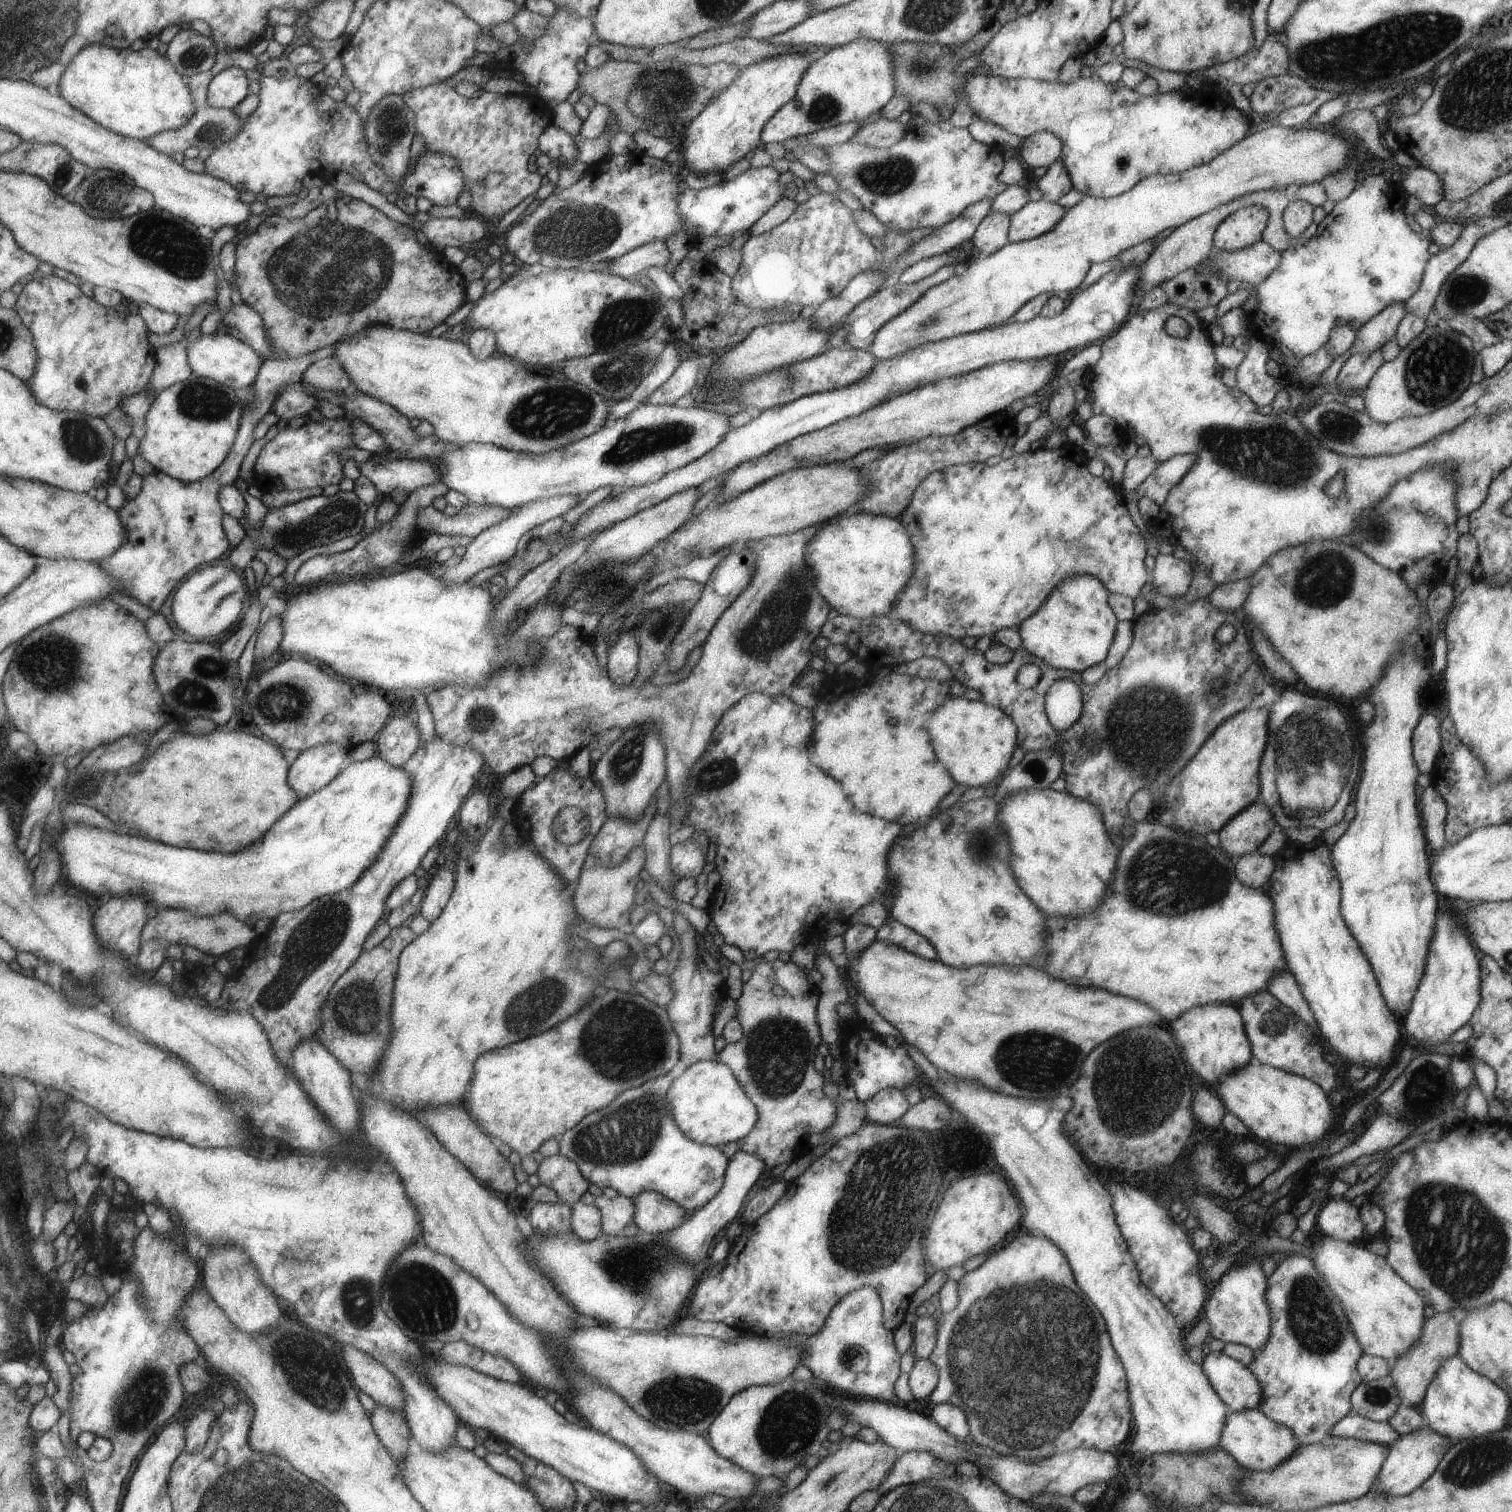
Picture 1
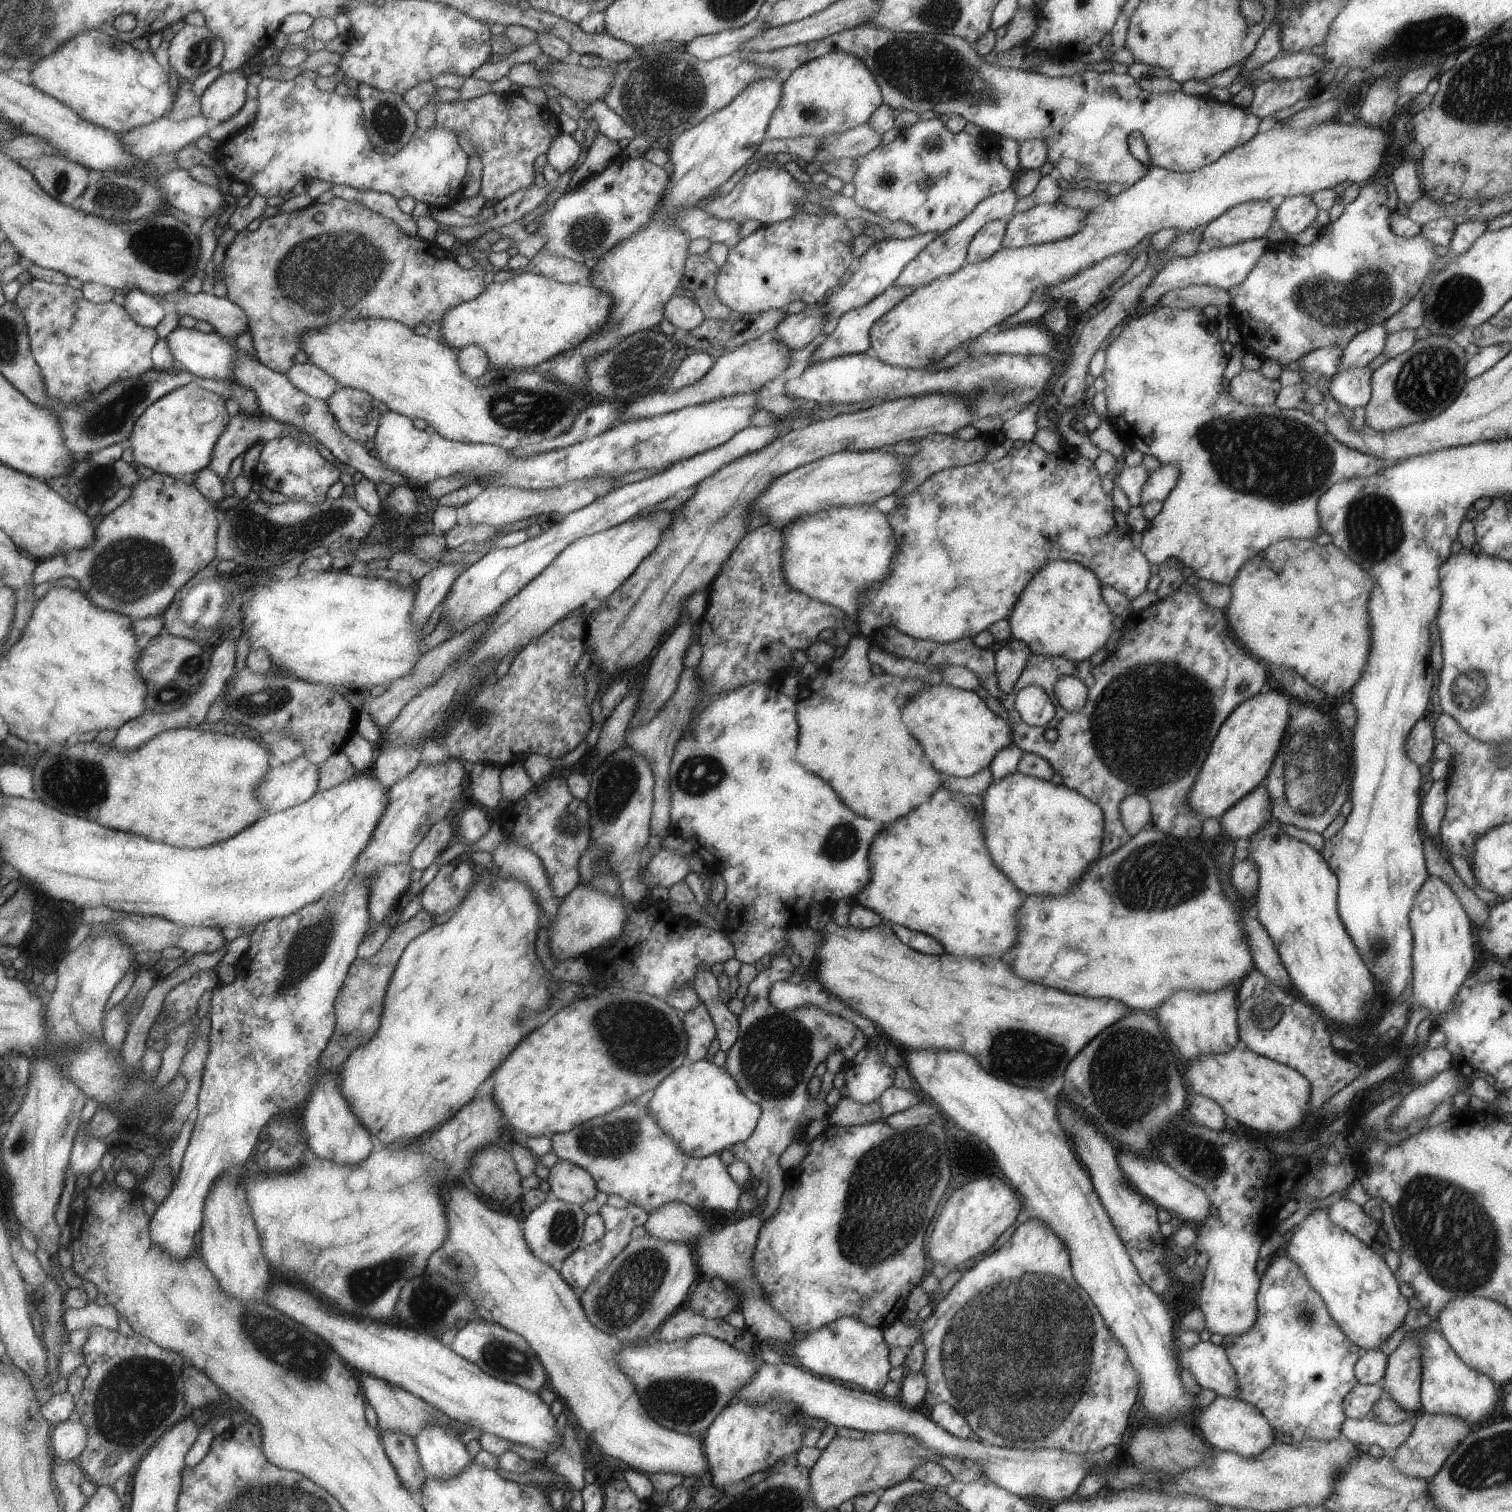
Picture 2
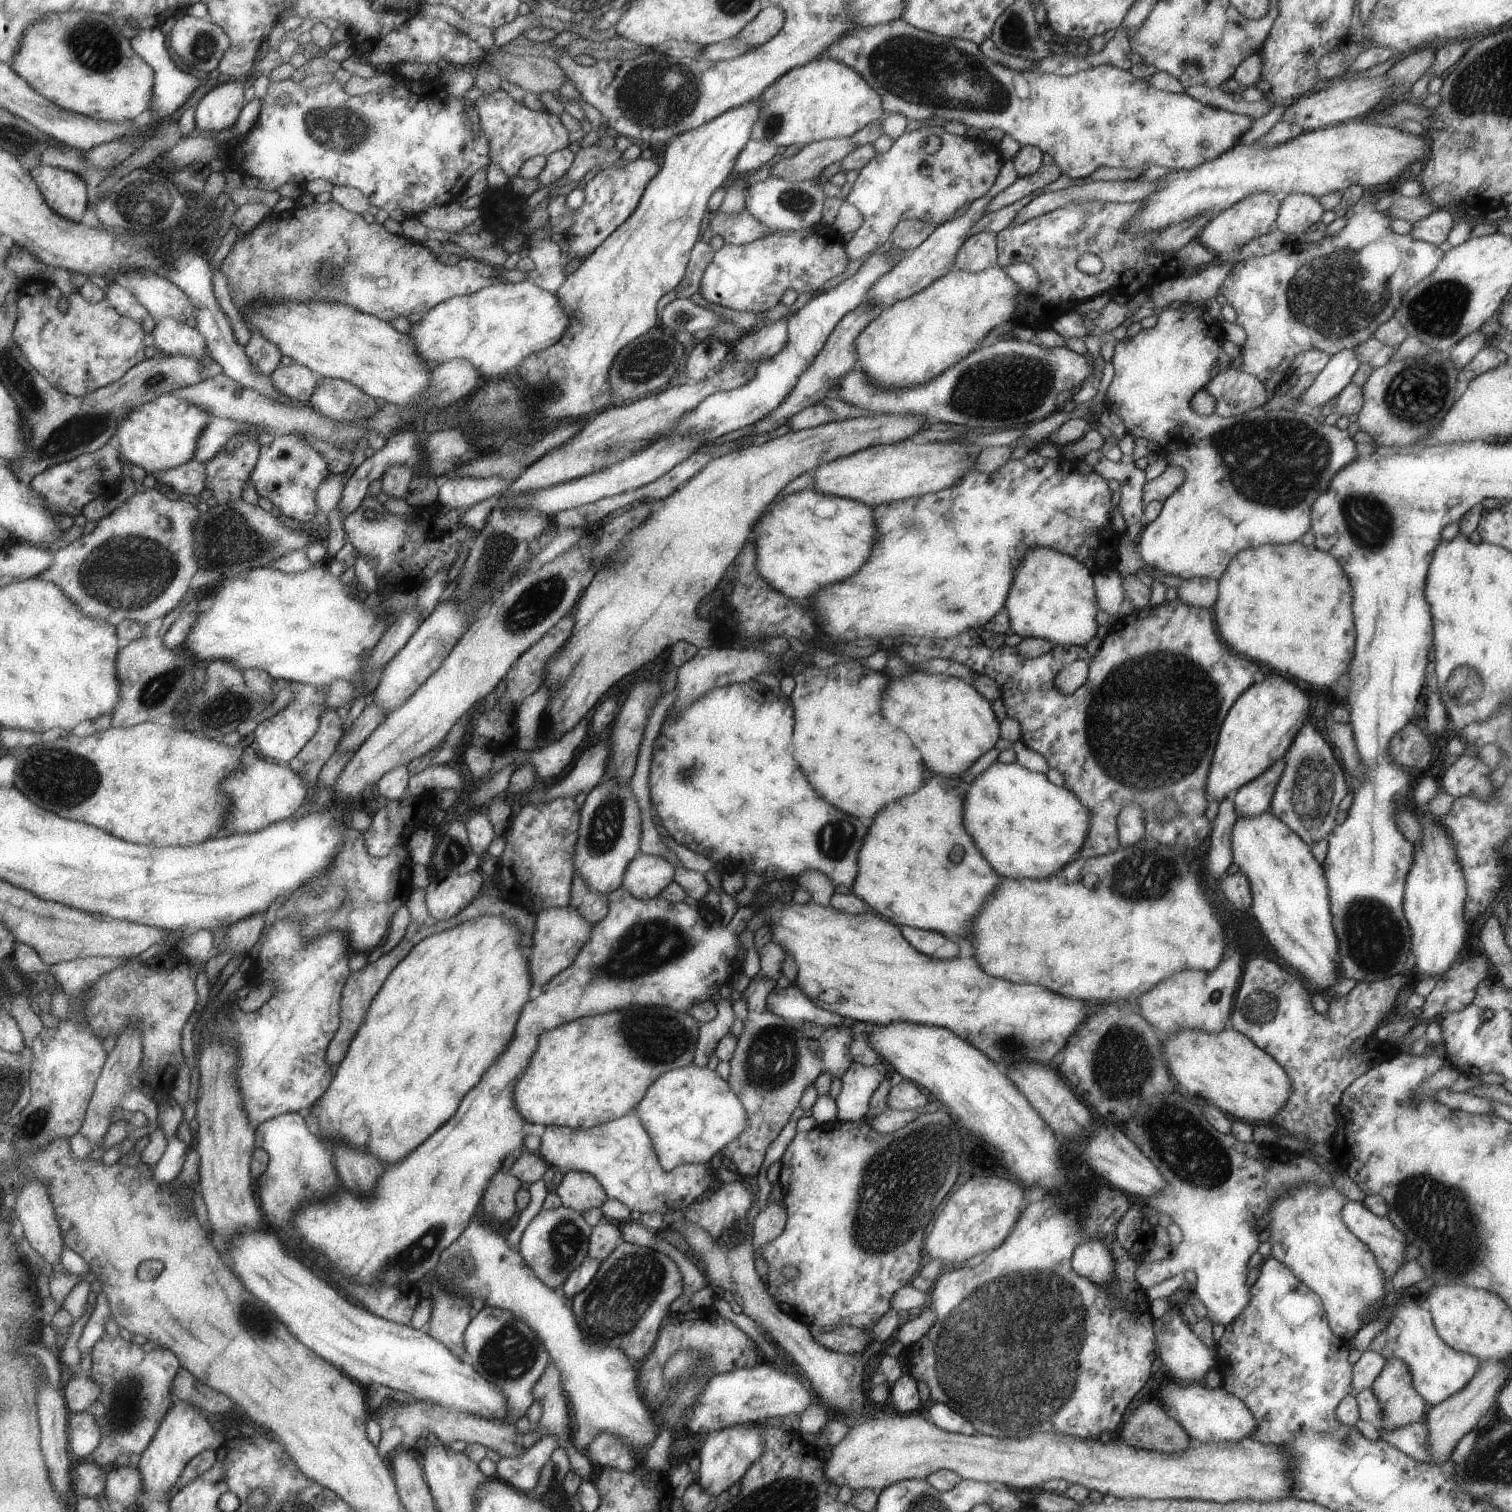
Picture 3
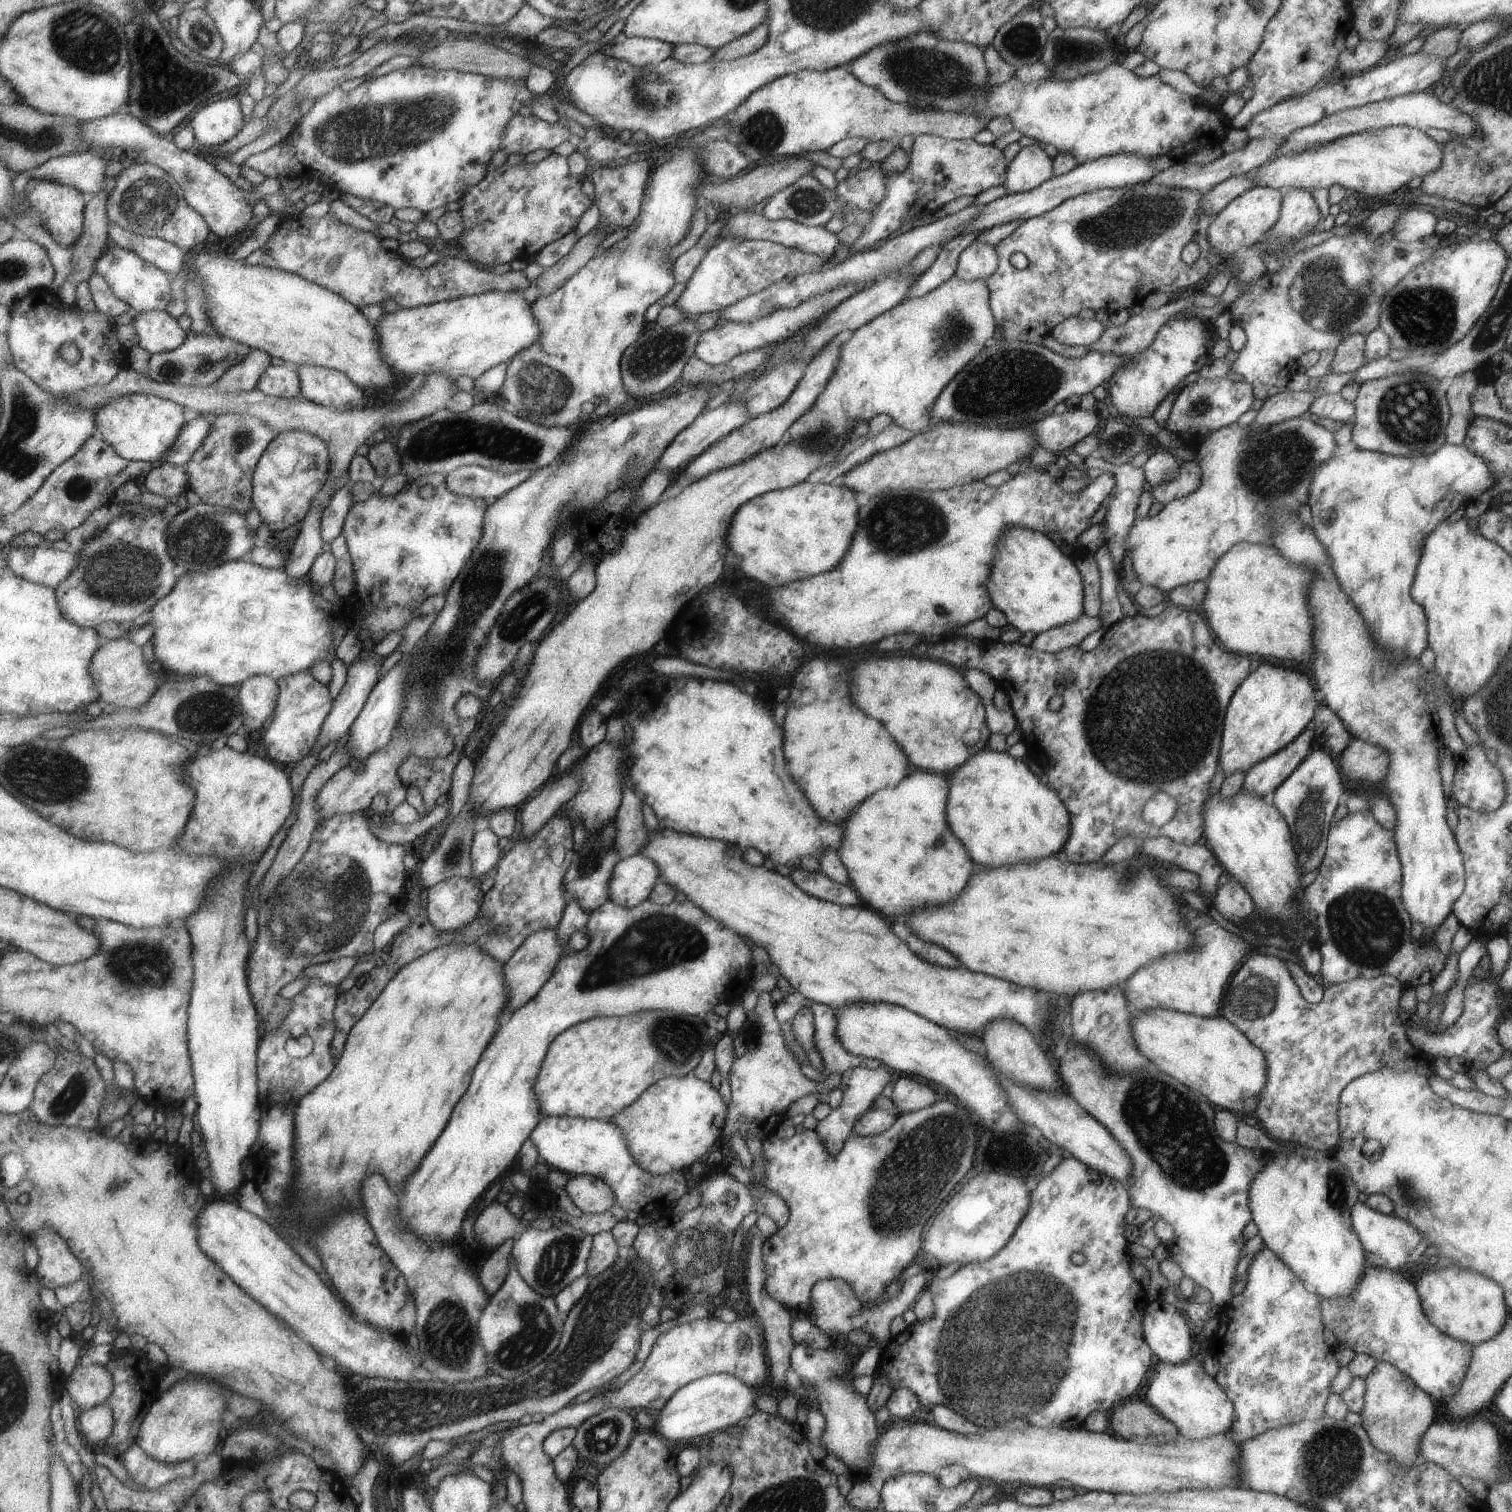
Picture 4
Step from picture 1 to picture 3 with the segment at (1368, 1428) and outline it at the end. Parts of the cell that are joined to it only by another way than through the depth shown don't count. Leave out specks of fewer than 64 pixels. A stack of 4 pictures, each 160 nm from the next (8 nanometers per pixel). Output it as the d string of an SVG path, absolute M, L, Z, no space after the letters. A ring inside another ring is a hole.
M1424 1422L1409 1423L1389 1431L1381 1428L1378 1434L1379 1438L1413 1460L1424 1463L1432 1462L1432 1452L1428 1449L1428 1430Z

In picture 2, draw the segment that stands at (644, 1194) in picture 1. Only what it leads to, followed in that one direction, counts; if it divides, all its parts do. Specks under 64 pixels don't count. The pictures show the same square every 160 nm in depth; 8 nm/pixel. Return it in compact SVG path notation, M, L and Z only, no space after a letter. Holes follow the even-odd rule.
M669 1201L649 1213L643 1226L651 1237L693 1247L697 1270L707 1280L717 1276L726 1286L734 1290L738 1297L738 1308L744 1318L744 1324L757 1340L767 1341L771 1338L782 1344L794 1345L800 1335L792 1330L790 1324L777 1311L774 1311L752 1270L753 1249L761 1223L762 1220L758 1214L746 1214L743 1219L737 1220L734 1224L727 1224L727 1226L722 1224L721 1230L713 1232L711 1226L707 1226L703 1213L685 1203Z

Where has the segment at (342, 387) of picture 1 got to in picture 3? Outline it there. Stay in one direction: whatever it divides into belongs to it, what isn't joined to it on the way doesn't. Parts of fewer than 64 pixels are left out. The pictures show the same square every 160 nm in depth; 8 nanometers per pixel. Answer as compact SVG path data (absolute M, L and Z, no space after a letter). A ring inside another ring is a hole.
M297 363L278 366L270 375L270 382L278 393L291 401L307 403L319 374Z

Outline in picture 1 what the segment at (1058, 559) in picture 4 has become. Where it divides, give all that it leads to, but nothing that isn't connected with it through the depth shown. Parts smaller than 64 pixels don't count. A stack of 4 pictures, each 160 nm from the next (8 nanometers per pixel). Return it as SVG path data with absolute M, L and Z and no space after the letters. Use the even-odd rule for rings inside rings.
M1066 576L1049 591L1037 610L1018 624L1021 648L1050 667L1071 672L1080 673L1103 662L1118 623L1108 596L1107 589L1094 576Z

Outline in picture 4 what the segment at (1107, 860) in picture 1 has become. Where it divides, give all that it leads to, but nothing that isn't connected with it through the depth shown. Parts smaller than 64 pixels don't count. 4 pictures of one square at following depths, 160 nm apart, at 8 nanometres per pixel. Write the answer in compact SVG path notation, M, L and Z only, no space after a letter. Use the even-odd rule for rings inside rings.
M988 746L969 756L963 764L945 776L948 793L945 805L947 826L967 850L976 866L998 867L1015 862L1033 862L1035 858L1053 856L1066 842L1070 831L1069 814L1057 793L1039 783L1022 759L995 751Z

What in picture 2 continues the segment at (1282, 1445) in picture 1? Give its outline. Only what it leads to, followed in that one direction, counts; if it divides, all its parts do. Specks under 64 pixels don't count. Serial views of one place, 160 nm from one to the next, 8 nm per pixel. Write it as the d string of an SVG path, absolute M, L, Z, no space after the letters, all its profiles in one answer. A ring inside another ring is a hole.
M1216 1395L1208 1405L1196 1412L1195 1420L1196 1431L1212 1451L1231 1451L1243 1458L1251 1458L1275 1442L1272 1426L1265 1417L1252 1404L1242 1401L1237 1396Z

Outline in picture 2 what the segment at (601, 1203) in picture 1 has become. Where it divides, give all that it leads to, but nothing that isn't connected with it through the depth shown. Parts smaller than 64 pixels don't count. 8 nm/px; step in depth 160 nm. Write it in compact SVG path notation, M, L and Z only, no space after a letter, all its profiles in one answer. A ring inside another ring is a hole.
M602 1205L598 1208L598 1213L604 1222L605 1234L601 1240L596 1240L583 1246L581 1249L574 1250L565 1260L562 1260L561 1268L558 1273L561 1278L571 1287L586 1289L587 1285L593 1280L594 1276L609 1264L616 1254L619 1254L625 1245L630 1241L629 1232L635 1226L643 1225L648 1214L635 1205L627 1205L625 1208L614 1208L611 1205Z

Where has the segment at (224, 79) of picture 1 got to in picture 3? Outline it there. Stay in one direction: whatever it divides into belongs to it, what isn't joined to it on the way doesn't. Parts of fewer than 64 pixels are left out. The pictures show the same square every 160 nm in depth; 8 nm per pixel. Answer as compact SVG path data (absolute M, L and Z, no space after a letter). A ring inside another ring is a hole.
M232 79L201 99L196 108L196 123L200 130L221 132L237 124L240 110L245 106L243 90L247 81Z

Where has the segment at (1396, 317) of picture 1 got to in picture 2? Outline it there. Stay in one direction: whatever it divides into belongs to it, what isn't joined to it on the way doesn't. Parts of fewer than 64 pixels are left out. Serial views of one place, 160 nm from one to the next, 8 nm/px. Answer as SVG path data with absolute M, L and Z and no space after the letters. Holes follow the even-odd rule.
M1382 323L1371 325L1368 329L1357 333L1347 346L1341 349L1337 372L1344 371L1348 367L1366 367L1381 353L1386 336Z

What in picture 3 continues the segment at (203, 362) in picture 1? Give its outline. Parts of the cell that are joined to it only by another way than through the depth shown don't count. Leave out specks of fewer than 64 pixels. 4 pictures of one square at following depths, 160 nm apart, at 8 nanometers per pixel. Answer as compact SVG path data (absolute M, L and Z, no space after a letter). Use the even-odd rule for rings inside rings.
M174 317L156 321L151 334L154 346L163 354L193 356L198 362L210 355L204 334L197 327L191 328Z

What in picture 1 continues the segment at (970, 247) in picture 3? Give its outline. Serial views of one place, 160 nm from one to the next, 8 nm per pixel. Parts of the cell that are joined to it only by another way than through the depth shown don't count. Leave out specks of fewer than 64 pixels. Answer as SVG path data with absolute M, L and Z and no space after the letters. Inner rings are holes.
M996 212L983 217L970 238L974 256L986 257L1008 243L1009 219L1008 214Z

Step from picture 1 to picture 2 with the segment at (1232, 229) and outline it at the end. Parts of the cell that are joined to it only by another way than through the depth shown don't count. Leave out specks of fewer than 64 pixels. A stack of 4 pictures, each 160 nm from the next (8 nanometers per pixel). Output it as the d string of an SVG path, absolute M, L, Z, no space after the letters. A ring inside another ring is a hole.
M1259 199L1236 204L1209 221L1200 232L1200 239L1209 249L1226 247L1246 240L1261 239L1274 219L1274 209L1267 200Z

